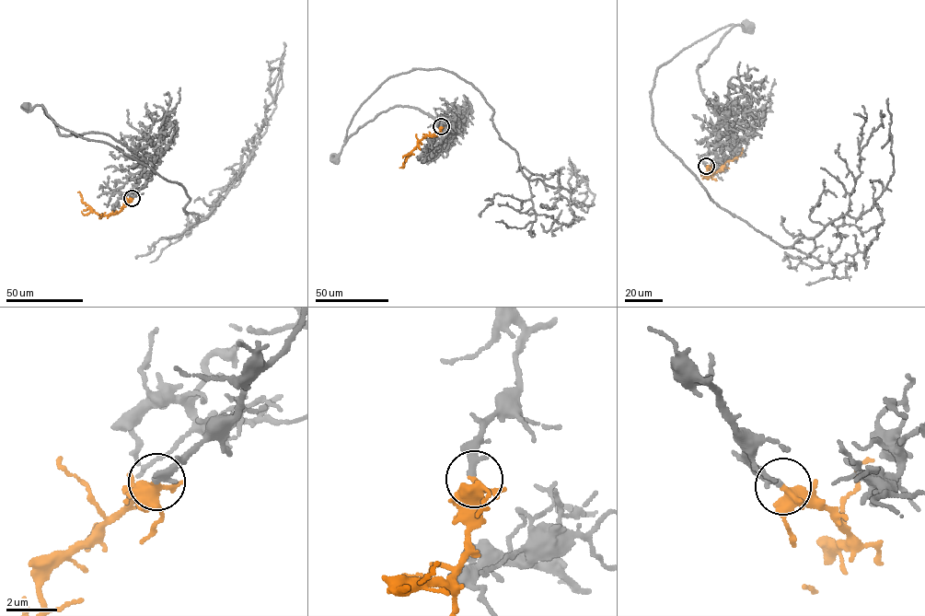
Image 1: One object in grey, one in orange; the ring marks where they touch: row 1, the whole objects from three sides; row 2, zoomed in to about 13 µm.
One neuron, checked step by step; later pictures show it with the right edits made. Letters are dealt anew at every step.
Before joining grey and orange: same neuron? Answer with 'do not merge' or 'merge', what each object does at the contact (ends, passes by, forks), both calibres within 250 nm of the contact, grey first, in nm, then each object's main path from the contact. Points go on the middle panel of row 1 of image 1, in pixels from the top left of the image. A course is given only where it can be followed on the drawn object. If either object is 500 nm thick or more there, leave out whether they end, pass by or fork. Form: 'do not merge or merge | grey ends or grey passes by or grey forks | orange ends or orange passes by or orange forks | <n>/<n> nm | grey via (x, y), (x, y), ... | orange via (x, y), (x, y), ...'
merge | grey ends | orange passes by | 260/320 nm | grey via (441, 126), (444, 118), (450, 119), (446, 126), (417, 109), (391, 108), (348, 137), (337, 160) | orange via (441, 127), (439, 133), (421, 139), (406, 156), (404, 167), (399, 168)

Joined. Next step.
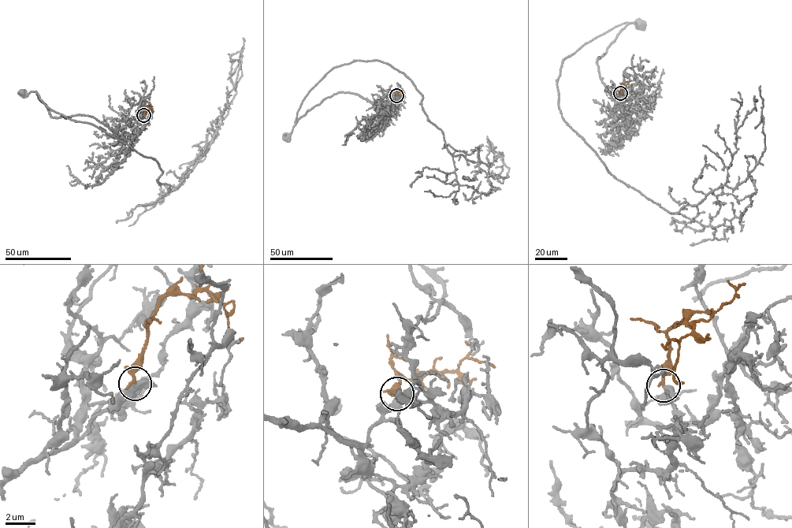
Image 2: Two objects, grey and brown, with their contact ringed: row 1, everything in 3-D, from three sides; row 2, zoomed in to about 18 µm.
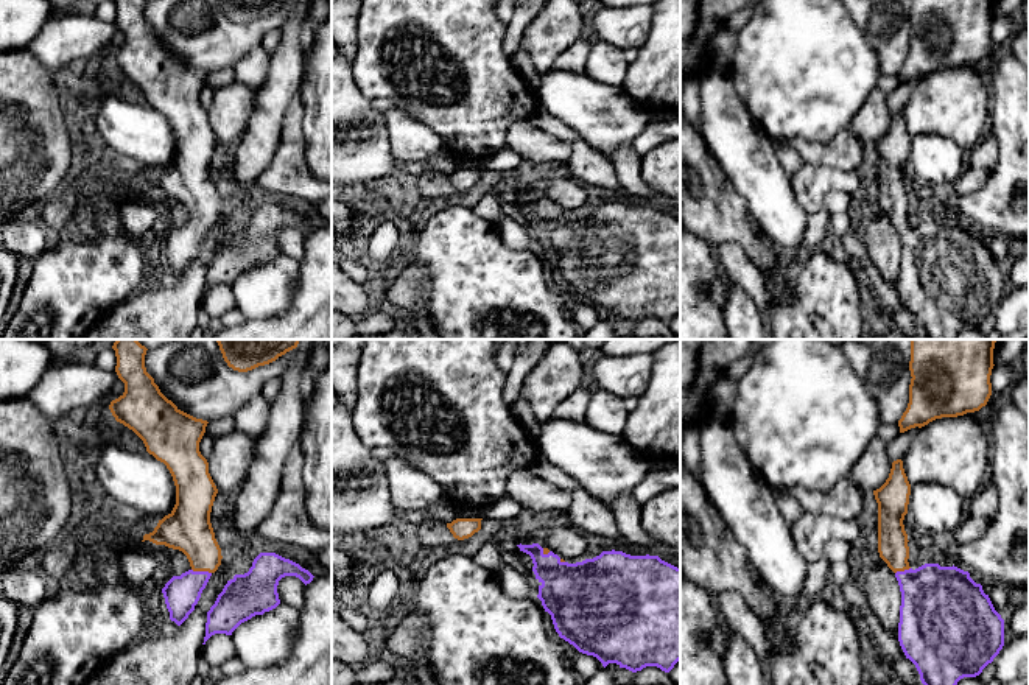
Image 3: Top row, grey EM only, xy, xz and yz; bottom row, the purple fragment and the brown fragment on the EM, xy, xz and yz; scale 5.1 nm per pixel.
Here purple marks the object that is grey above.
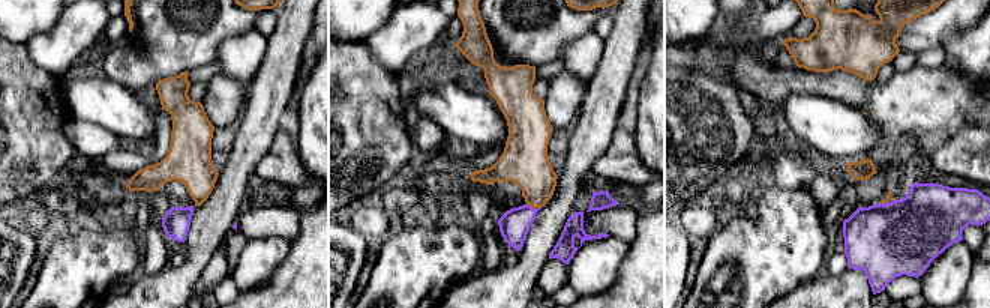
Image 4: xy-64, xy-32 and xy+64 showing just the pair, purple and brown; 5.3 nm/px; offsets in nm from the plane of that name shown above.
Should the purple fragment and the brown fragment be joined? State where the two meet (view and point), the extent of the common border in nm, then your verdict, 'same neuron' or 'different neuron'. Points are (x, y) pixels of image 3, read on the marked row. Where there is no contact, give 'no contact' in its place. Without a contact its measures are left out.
meets purple in xy at (201, 572); contact 110 nm long; same neuron

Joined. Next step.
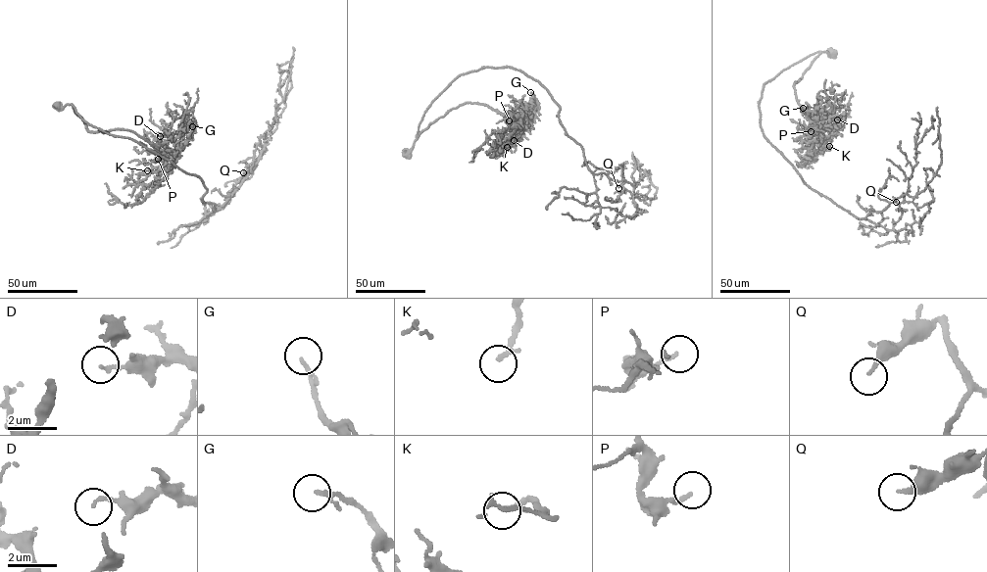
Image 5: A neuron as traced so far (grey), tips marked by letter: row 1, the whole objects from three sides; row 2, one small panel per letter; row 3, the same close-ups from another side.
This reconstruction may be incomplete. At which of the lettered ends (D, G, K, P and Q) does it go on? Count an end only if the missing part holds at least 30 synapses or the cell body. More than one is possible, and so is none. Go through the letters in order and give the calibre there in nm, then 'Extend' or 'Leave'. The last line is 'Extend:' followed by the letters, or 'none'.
D: Thickness 140 nm. Leave
G: Thickness 160 nm. Leave
K: Thickness 180 nm. Extend
P: Thickness 140 nm. Leave
Q: Thickness 240 nm. Leave
Extend: K

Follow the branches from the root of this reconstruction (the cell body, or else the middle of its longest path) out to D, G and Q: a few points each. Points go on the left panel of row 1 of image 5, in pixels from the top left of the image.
D: (58, 107), (71, 104), (89, 131), (131, 130), (155, 144), (163, 144), (172, 136), (160, 136)
G: (58, 107), (71, 104), (89, 131), (132, 130), (155, 145), (167, 159), (178, 153), (192, 126)
Q: (58, 107), (72, 104), (89, 124), (196, 175), (207, 190), (201, 200), (216, 211), (252, 167), (243, 172)

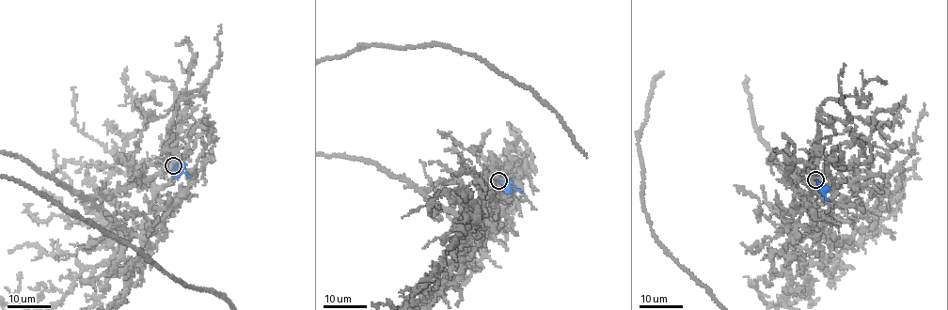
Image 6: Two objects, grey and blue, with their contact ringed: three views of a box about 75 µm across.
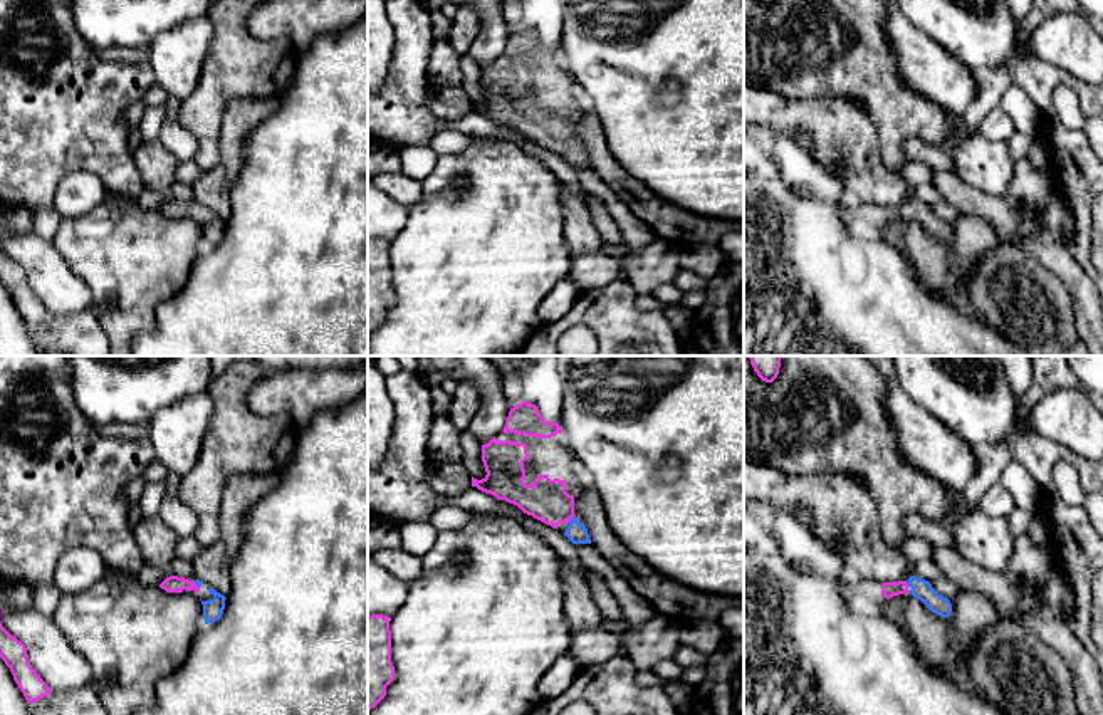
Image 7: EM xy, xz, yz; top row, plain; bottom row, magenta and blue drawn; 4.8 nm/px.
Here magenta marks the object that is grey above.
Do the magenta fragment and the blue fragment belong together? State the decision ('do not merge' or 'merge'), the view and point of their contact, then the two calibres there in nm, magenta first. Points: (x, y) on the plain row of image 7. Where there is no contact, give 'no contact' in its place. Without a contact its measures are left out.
merge | xz (571, 141) | 200/100 nm

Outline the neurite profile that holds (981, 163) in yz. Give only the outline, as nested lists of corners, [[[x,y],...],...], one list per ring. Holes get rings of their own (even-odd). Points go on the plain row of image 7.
[[[977,128],[962,131],[950,149],[962,183],[985,195],[1006,196],[1016,164],[1007,143],[994,143]]]

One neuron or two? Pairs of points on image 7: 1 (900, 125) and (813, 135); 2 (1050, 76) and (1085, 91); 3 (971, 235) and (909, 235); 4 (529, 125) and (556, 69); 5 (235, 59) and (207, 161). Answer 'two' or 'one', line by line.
1: two
2: one
3: one
4: one
5: one

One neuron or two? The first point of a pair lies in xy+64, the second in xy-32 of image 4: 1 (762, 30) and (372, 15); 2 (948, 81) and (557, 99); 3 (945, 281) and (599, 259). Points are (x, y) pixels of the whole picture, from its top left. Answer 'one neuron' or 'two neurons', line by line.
1: two neurons
2: one neuron
3: one neuron

